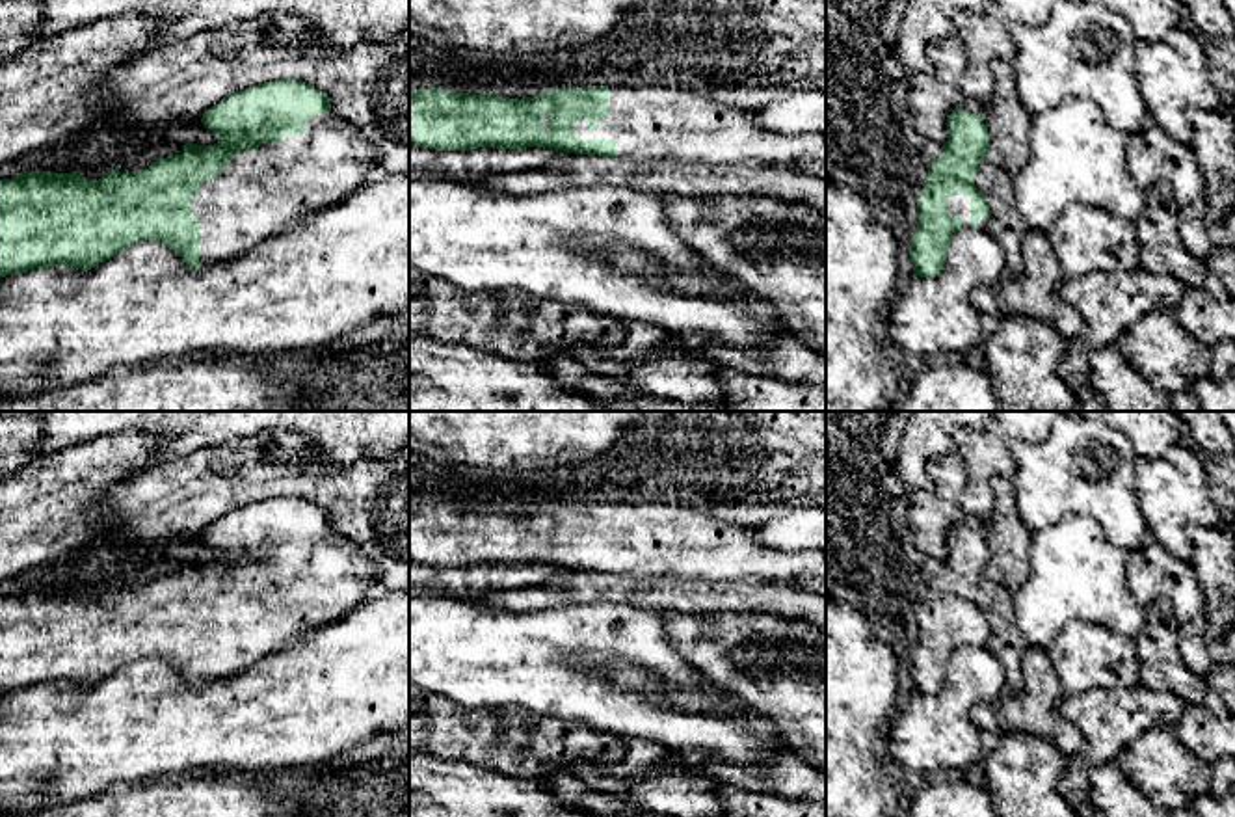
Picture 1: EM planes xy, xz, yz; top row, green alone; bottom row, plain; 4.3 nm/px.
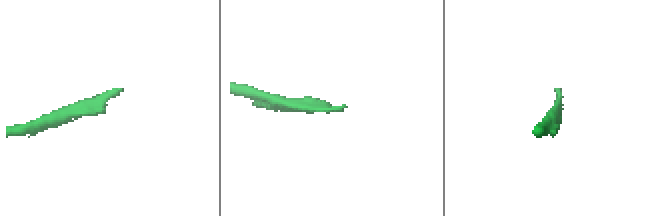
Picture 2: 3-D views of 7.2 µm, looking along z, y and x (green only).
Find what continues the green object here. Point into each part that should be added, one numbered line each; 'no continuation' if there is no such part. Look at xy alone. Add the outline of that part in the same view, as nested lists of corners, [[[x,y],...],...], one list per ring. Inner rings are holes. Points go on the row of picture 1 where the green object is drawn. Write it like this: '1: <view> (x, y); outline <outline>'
1: xy (259, 192); outline [[[314,114],[303,125],[301,136],[260,143],[257,151],[238,151],[192,197],[192,216],[199,220],[199,268],[232,261],[281,234],[286,223],[309,210],[339,205],[378,175],[376,160],[378,153],[361,130],[333,114]]]

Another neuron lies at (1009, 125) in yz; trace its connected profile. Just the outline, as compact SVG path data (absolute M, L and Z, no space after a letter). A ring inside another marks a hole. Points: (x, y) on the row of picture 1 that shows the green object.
M1010 60L989 65L993 95L986 104L988 154L980 160L975 186L986 195L993 188L997 169L1016 175L1029 158L1032 117L1025 112L1016 89L1016 73Z

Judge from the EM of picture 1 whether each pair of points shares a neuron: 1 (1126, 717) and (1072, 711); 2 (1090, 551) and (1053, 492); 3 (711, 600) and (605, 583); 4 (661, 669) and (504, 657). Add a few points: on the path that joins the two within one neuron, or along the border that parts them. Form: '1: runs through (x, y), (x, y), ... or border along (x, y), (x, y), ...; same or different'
1: runs through (1113, 717), (1085, 711); same
2: border along (1033, 535), (1068, 516), (1090, 516), (1107, 536); different
3: runs through (685, 596), (631, 590); same
4: runs through (622, 639), (547, 639), (544, 642); same

